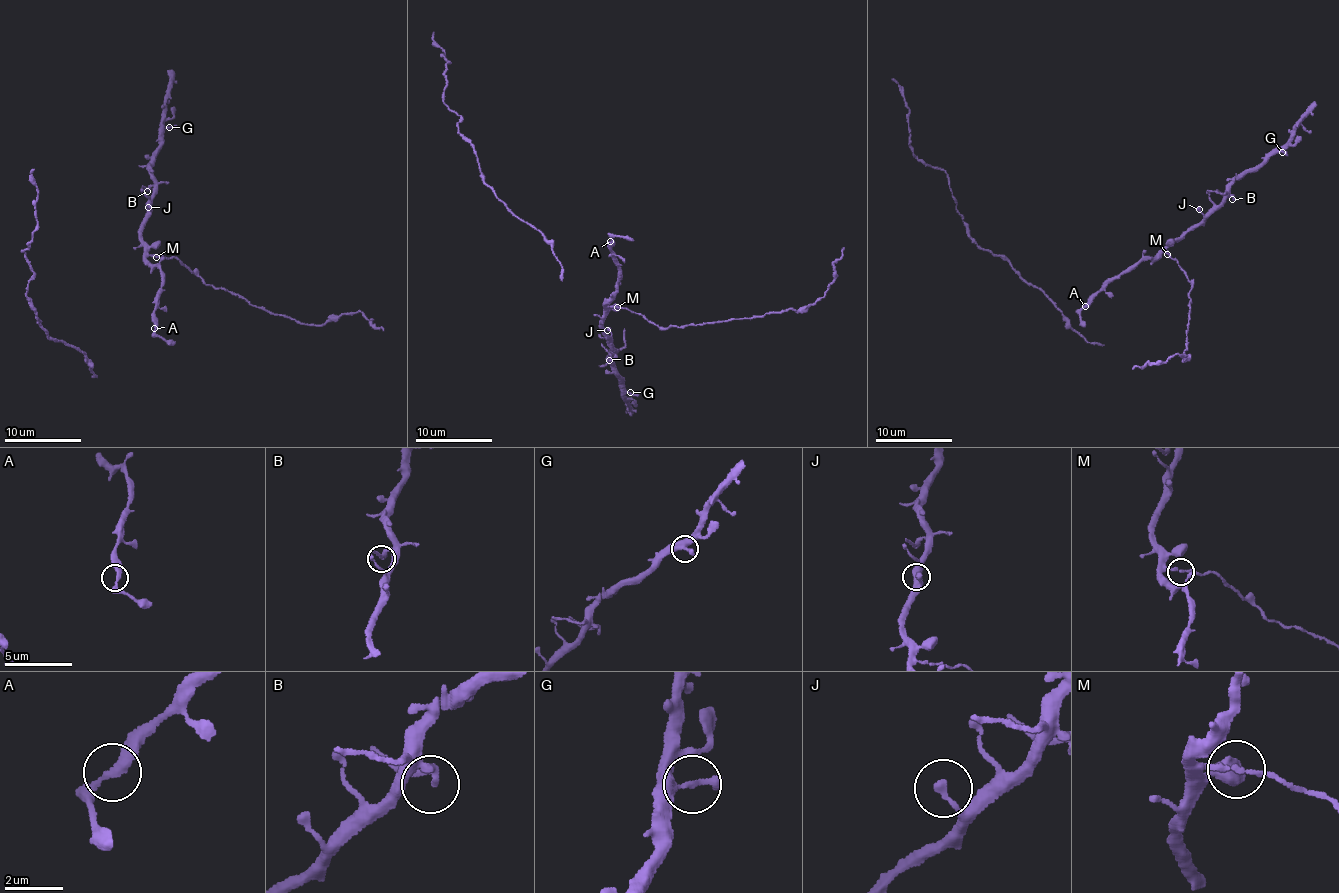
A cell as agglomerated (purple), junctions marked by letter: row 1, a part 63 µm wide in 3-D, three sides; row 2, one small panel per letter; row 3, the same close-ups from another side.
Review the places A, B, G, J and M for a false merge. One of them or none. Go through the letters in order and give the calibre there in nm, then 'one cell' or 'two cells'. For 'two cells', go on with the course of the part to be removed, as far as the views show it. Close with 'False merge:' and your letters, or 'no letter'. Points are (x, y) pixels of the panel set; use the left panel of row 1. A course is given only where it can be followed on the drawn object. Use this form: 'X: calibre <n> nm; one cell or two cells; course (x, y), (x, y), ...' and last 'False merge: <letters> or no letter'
A: calibre 300 nm; one cell
B: calibre 200 nm; one cell
G: calibre 240 nm; one cell
J: calibre 280 nm; one cell
M: calibre 170 nm; two cells; course (157, 257), (177, 257), (216, 288), (243, 296), (253, 305), (302, 323), (324, 325), (357, 311), (384, 331)
False merge: M

